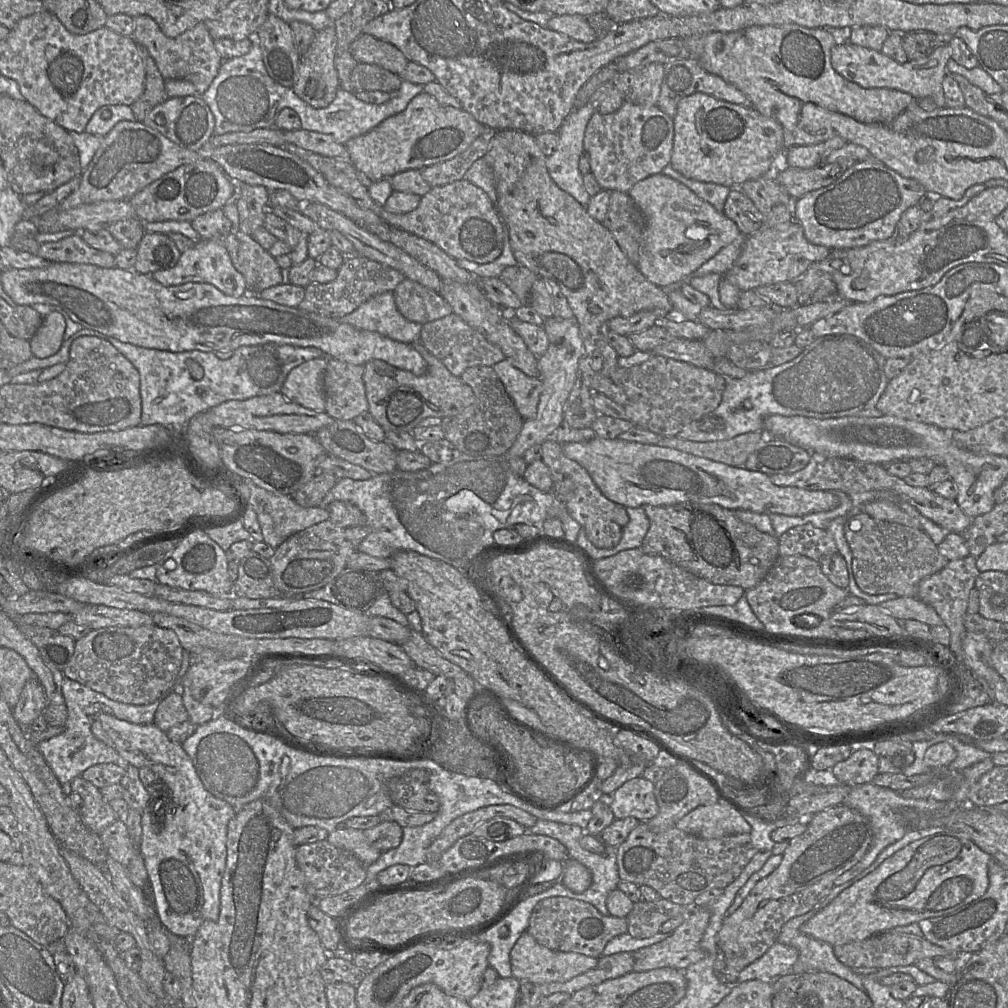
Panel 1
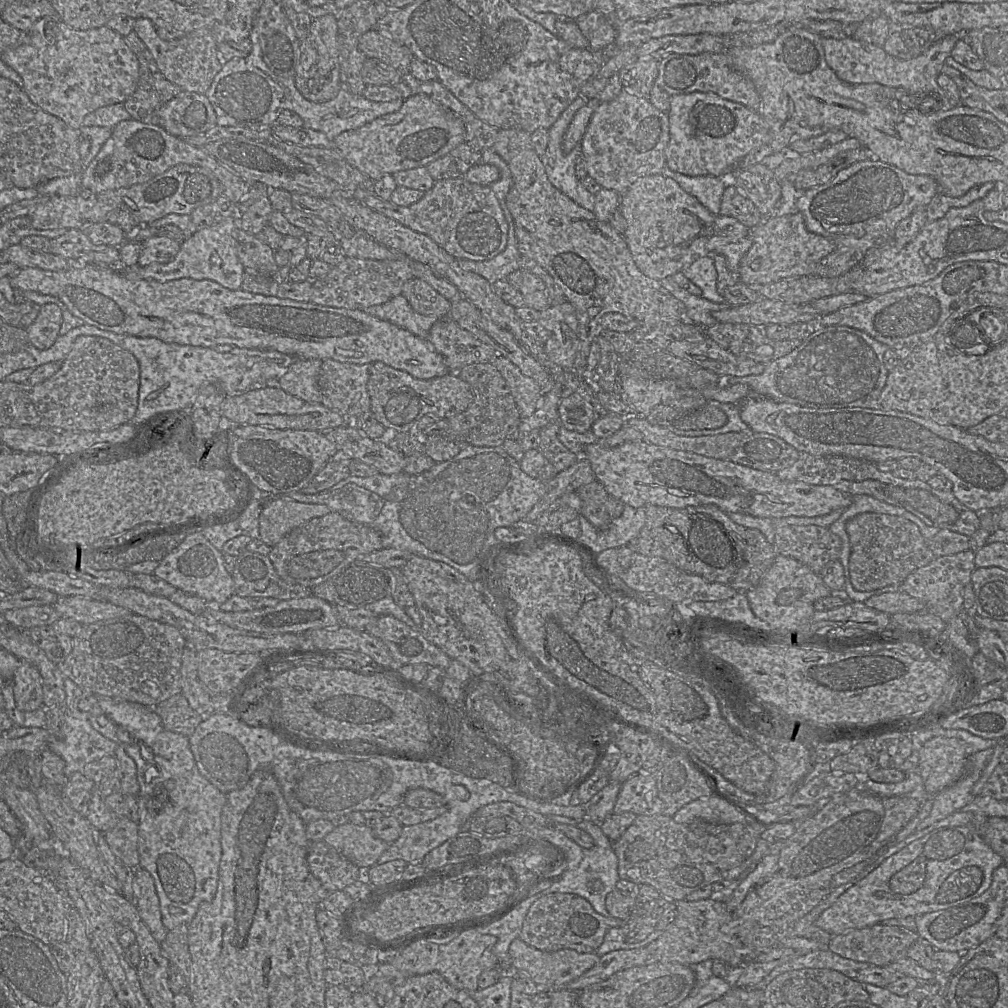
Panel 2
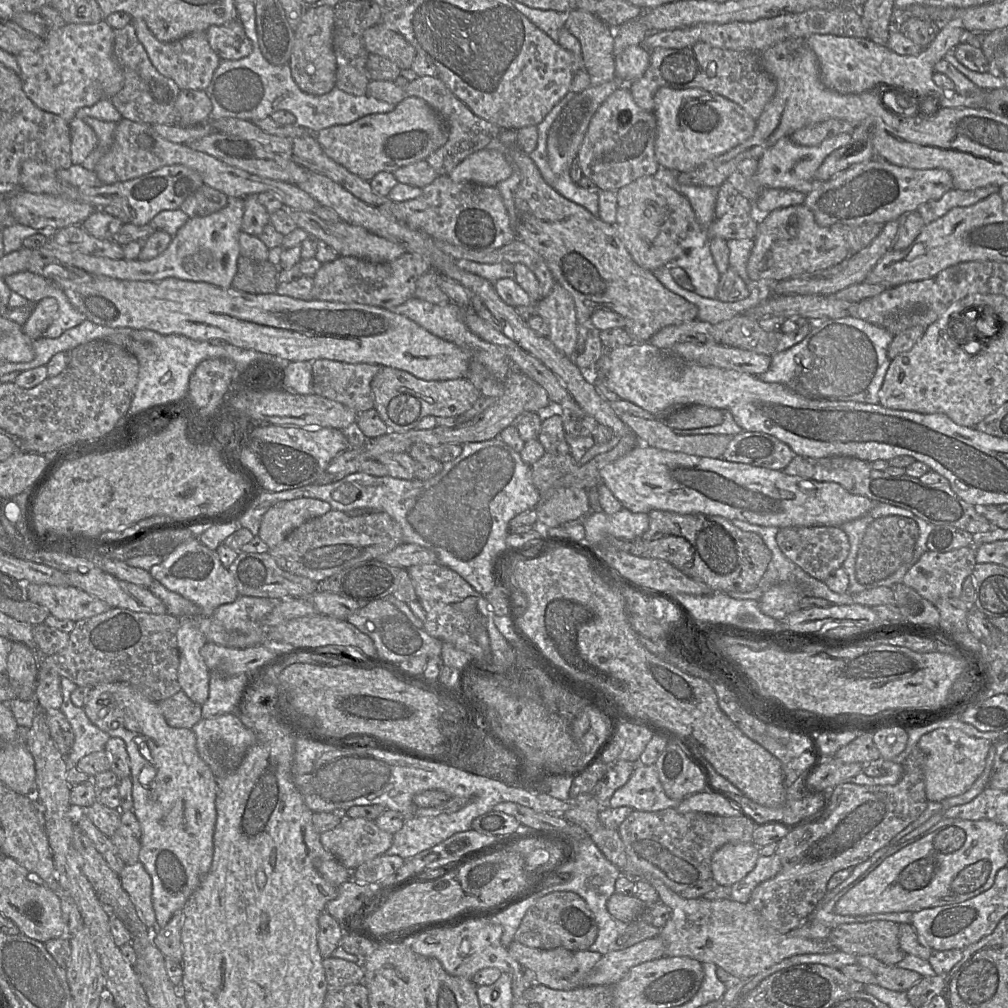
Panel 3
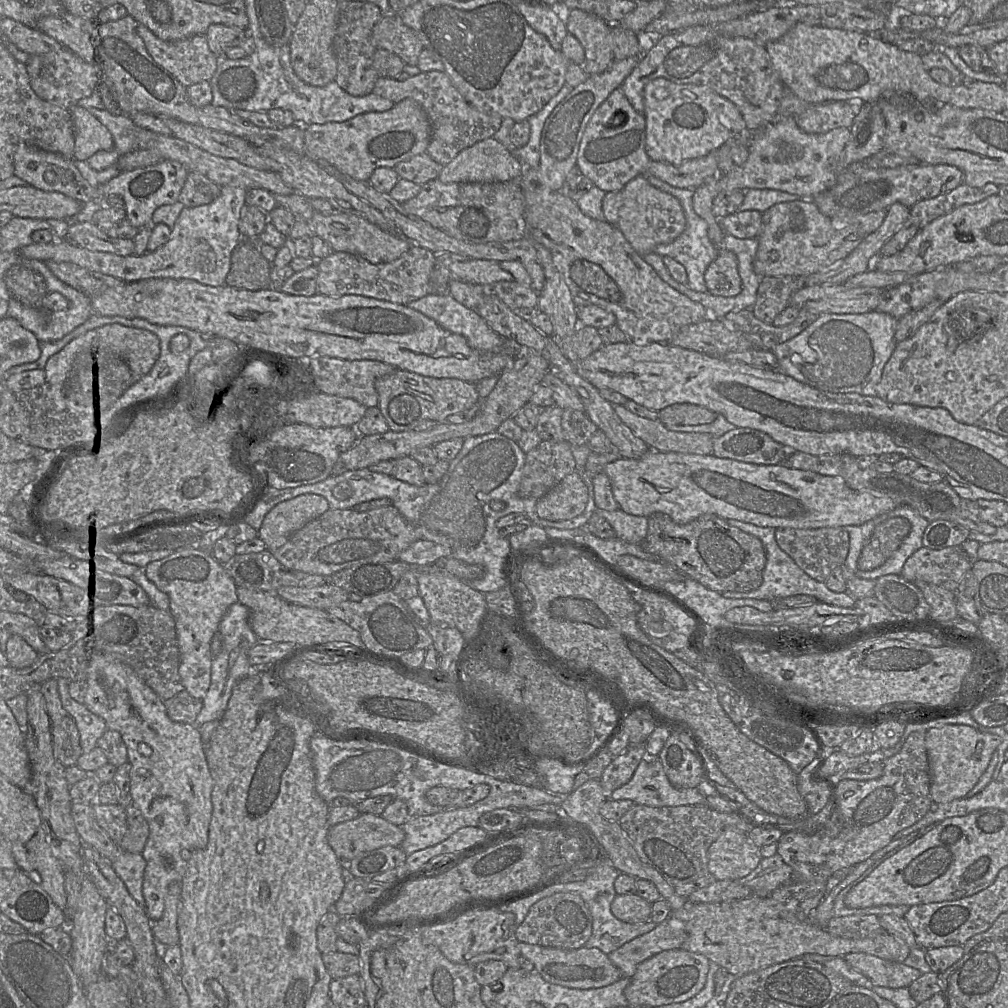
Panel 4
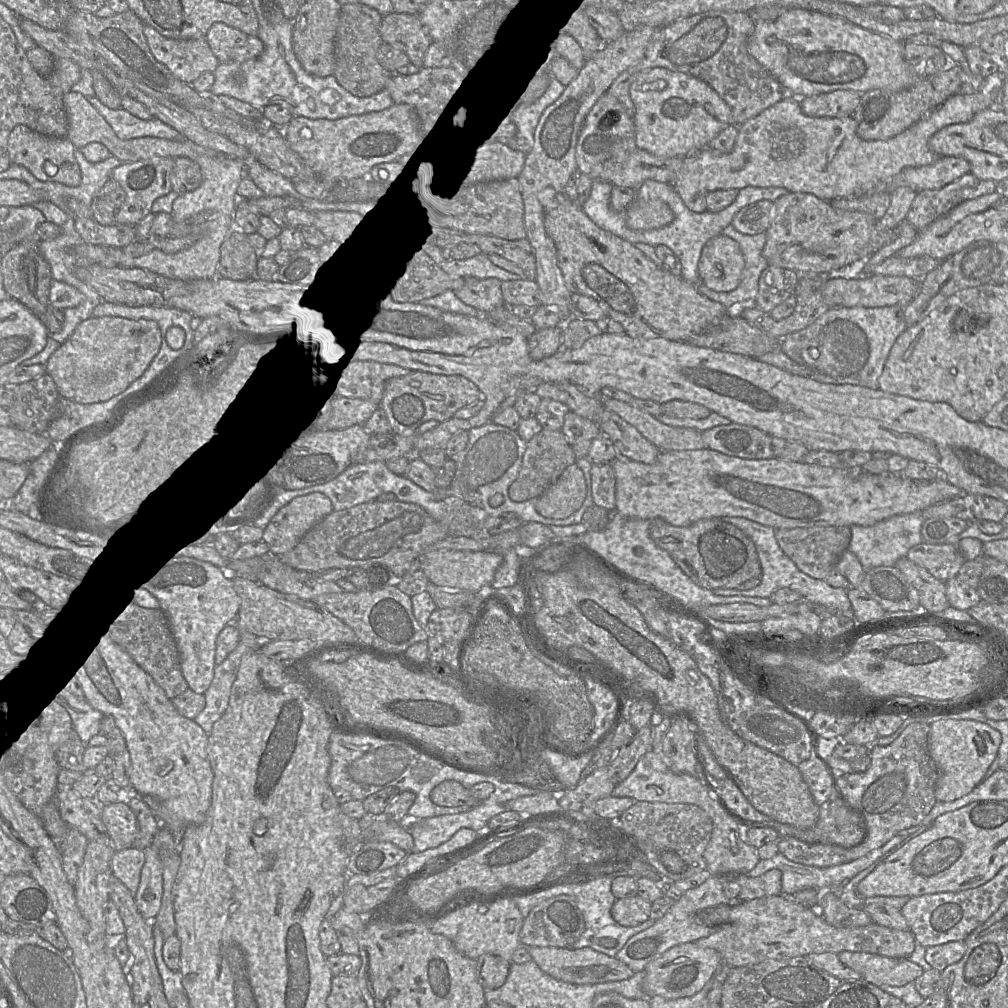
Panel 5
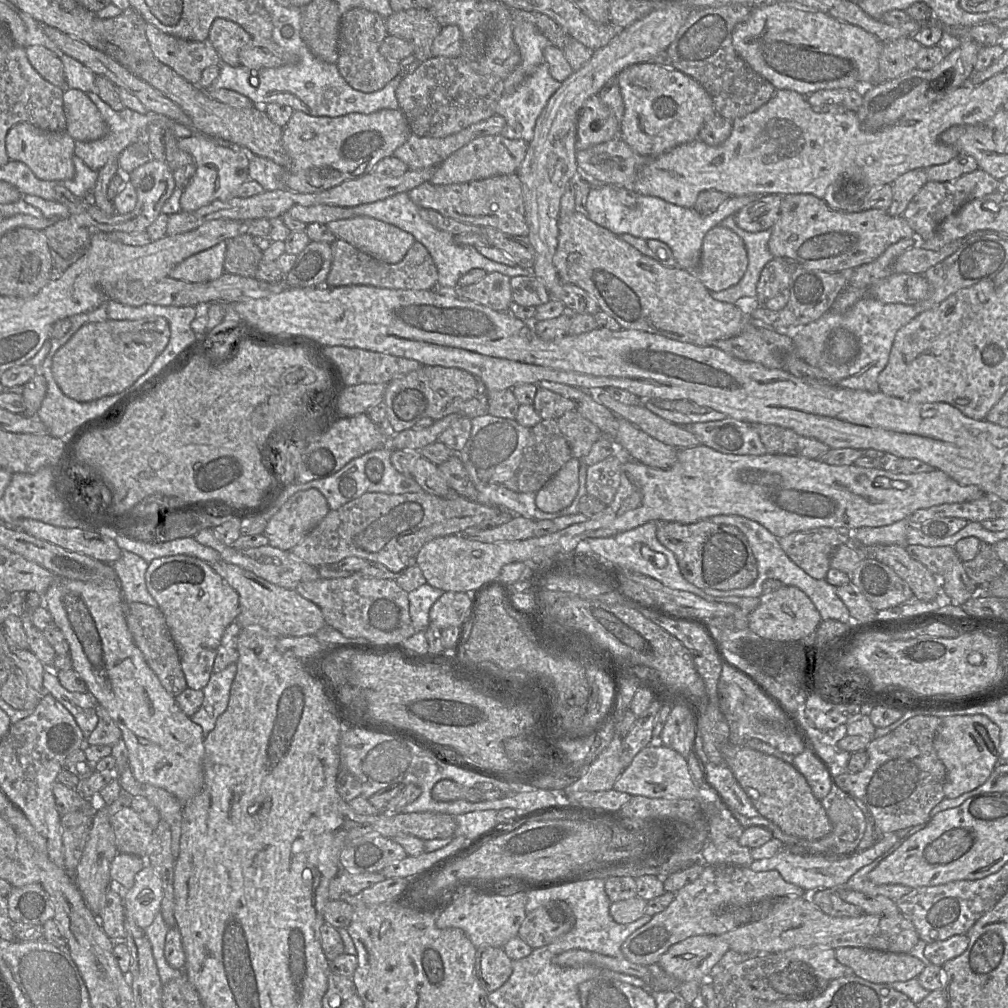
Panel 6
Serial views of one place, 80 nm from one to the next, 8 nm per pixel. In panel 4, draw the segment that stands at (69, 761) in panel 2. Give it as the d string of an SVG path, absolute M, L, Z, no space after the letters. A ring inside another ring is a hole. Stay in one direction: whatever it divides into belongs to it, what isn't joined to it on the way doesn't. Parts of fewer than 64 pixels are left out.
M57 678L58 692L63 708L72 717L80 735L80 745L83 753L87 753L97 746L98 739L107 730L105 721L89 711L83 703L75 701L69 693L70 681Z

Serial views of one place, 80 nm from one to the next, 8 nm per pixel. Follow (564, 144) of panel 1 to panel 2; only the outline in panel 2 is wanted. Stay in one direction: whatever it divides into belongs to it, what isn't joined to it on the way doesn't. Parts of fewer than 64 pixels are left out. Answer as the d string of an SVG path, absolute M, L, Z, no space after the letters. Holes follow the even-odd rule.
M578 96L548 129L549 141L545 153L541 156L549 182L586 210L594 210L595 195L590 193L575 174L575 163L582 155L580 143L570 153L564 154L561 149L563 136L576 112L589 99Z

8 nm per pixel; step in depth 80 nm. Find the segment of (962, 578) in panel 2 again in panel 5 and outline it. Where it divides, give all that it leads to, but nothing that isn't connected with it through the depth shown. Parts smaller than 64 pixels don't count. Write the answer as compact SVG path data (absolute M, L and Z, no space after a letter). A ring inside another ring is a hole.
M922 542L908 551L907 558L944 583L955 578L965 562L958 544Z

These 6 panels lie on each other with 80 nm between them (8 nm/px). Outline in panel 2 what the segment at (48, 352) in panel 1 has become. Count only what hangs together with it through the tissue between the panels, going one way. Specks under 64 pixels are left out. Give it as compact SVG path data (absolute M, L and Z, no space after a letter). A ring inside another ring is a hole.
M53 303L40 307L34 322L26 329L29 342L39 350L49 349L59 337L62 313Z

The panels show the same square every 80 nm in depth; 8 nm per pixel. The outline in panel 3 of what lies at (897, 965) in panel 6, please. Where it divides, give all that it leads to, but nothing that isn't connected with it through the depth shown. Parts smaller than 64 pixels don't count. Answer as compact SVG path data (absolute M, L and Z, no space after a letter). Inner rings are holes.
M859 955L856 961L856 964L869 969L875 975L876 984L889 990L908 991L923 978L918 972L897 965L887 965L870 955Z

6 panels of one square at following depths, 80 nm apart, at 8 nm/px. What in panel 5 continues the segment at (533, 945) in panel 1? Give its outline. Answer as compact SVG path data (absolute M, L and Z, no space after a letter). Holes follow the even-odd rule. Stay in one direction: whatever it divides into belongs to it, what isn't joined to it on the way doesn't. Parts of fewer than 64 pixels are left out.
M526 946L532 960L551 977L571 984L590 985L626 980L634 972L616 957L610 957L592 948L560 948Z

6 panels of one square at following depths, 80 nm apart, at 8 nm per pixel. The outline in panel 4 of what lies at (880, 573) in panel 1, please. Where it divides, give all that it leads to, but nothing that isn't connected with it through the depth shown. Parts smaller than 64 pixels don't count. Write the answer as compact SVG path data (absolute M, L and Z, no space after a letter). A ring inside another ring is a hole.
M902 517L890 518L876 526L858 558L858 568L871 571L882 566L896 552L910 530L910 522Z

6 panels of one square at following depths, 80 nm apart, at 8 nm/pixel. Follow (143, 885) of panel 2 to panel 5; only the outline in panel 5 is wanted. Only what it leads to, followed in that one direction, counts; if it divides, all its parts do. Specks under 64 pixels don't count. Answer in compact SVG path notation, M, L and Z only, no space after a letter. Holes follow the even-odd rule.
M136 848L115 852L112 857L111 870L113 876L120 880L133 896L137 893L144 863L144 850Z

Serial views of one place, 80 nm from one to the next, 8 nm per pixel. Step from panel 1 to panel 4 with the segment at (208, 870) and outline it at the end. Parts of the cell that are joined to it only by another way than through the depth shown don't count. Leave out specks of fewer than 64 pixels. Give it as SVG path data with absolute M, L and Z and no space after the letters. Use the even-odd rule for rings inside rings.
M93 653L86 677L84 705L101 717L107 729L120 733L127 747L131 764L130 801L140 810L149 826L149 836L143 852L146 861L142 892L145 912L151 922L158 921L164 911L165 898L171 883L181 883L186 873L189 851L203 849L208 843L212 816L213 779L205 755L205 745L197 725L172 721L164 702L127 664L107 653Z

